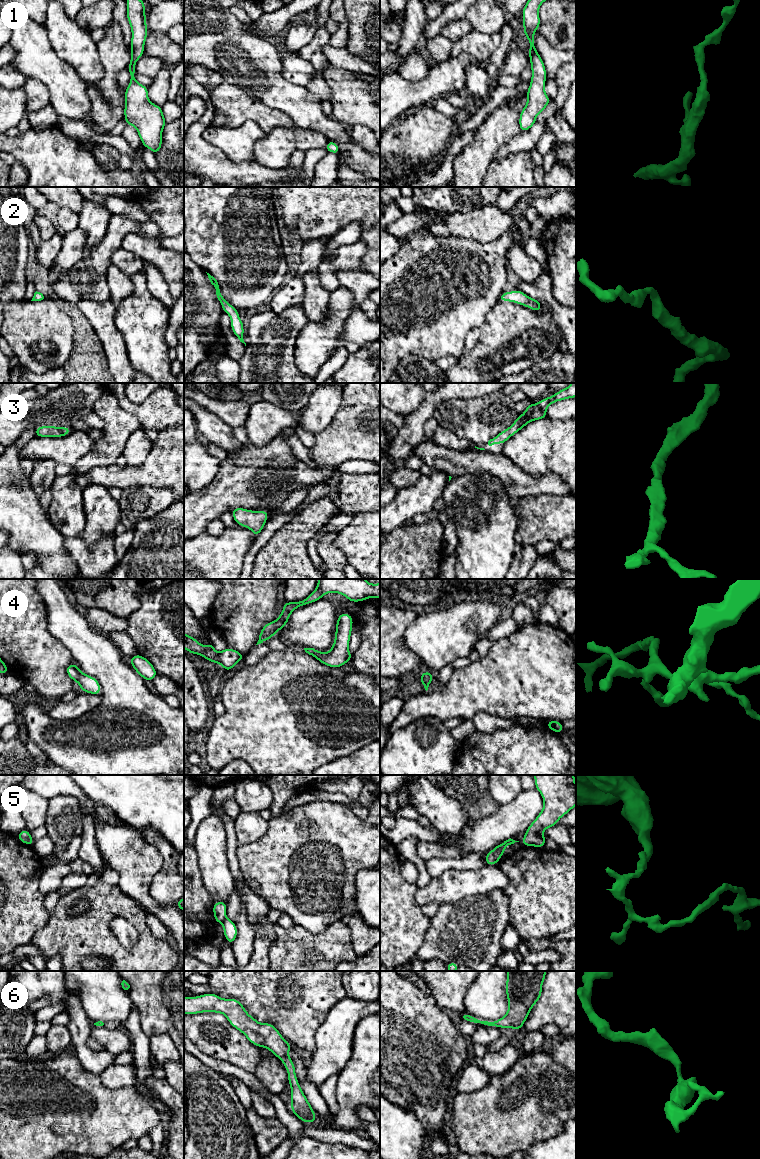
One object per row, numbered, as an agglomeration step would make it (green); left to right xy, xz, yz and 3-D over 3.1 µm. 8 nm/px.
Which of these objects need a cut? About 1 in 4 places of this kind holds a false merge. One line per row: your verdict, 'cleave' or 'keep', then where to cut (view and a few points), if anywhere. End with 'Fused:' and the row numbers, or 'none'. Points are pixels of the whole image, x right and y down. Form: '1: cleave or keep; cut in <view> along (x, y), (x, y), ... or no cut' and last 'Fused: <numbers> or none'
1: keep; no cut
2: keep; no cut
3: keep; no cut
4: keep; no cut
5: cleave; cut in xz along (226, 918), (221, 922)
6: keep; no cut
Fused: 5

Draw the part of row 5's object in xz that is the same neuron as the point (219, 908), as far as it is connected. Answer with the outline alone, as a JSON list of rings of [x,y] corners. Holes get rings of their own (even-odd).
[[[218,901],[213,904],[213,914],[216,923],[222,923],[226,919],[227,903]]]

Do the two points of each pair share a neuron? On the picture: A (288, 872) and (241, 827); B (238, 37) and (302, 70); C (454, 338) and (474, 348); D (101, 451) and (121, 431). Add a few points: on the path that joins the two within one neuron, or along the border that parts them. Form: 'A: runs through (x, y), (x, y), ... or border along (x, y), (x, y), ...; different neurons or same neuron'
A: border along (268, 821), (268, 829), (257, 839), (238, 846); different neurons
B: border along (282, 54), (283, 75), (290, 81); different neurons
C: border along (480, 326), (468, 333), (464, 353), (458, 359); different neurons
D: runs through (106, 446), (116, 436); same neuron

